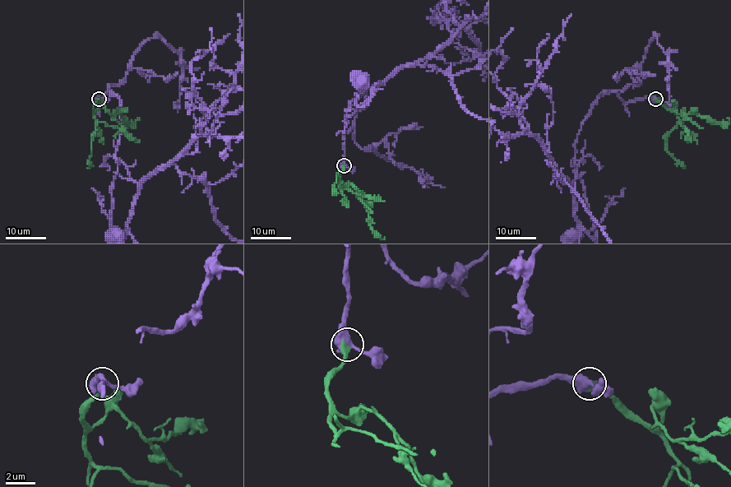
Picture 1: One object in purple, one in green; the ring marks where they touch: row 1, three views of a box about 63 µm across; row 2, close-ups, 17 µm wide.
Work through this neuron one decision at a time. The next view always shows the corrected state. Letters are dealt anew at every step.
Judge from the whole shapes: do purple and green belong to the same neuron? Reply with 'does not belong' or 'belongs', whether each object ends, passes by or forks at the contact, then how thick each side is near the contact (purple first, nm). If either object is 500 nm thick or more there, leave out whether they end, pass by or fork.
belongs | 600/500 nm

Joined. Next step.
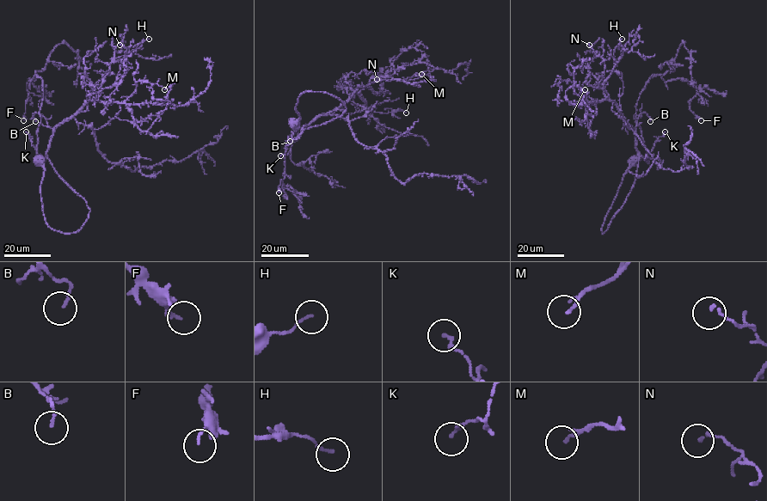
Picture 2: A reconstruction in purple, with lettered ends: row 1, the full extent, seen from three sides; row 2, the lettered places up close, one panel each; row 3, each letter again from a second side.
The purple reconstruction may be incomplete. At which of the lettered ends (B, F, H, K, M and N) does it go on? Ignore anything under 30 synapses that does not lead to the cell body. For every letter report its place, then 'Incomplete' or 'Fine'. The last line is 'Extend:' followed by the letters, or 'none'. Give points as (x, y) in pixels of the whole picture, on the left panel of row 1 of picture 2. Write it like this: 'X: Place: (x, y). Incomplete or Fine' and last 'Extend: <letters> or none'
B: Place: (35, 121). Fine
F: Place: (23, 120). Fine
H: Place: (149, 39). Fine
K: Place: (26, 131). Fine
M: Place: (164, 89). Fine
N: Place: (119, 45). Fine
Extend: none

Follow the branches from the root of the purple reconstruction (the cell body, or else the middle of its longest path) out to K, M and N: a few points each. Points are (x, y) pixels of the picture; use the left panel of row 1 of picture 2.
K: (39, 161), (46, 223), (64, 233), (77, 231), (88, 217), (86, 202), (47, 155), (38, 153), (26, 131)
M: (39, 161), (46, 223), (77, 231), (89, 209), (47, 156), (52, 131), (89, 100), (161, 104), (164, 89)
N: (39, 161), (46, 223), (77, 231), (89, 209), (46, 149), (61, 123), (115, 82), (126, 50), (119, 45)

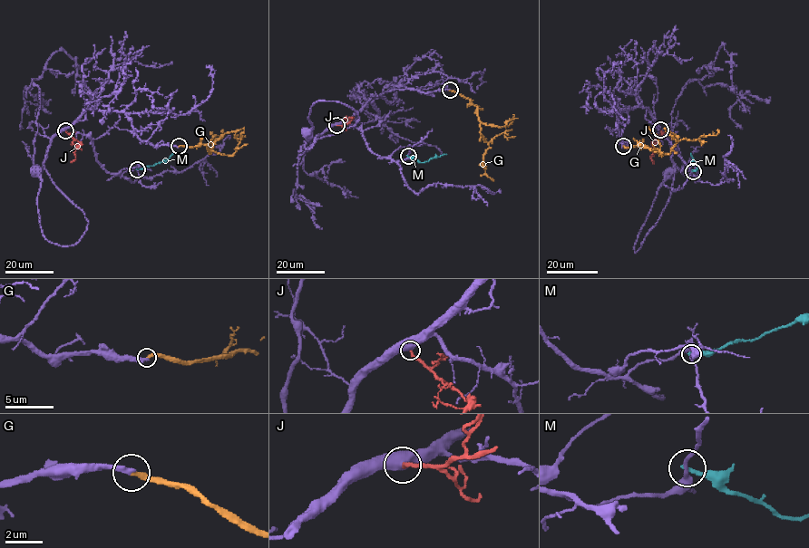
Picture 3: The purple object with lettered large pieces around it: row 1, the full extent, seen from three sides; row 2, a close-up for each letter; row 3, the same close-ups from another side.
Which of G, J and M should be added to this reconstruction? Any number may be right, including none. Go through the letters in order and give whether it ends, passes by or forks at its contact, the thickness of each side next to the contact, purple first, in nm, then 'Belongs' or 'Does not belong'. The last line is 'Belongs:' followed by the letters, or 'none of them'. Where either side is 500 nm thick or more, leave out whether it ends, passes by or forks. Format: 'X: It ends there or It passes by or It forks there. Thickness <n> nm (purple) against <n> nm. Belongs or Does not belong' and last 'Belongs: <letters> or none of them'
G: It ends there. Thickness 320 nm (purple) against 260 nm. Belongs
J: Thickness 750 nm (purple) against 200 nm. Does not belong
M: It ends there. Thickness 280 nm (purple) against 200 nm. Does not belong
Belongs: G

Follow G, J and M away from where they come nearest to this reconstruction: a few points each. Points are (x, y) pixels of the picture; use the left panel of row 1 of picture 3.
G: (179, 146), (205, 144), (210, 153), (212, 144), (219, 139), (212, 140), (212, 136), (219, 135), (223, 129)
J: (65, 130), (80, 144), (71, 162)
M: (137, 169), (167, 160), (175, 152)

